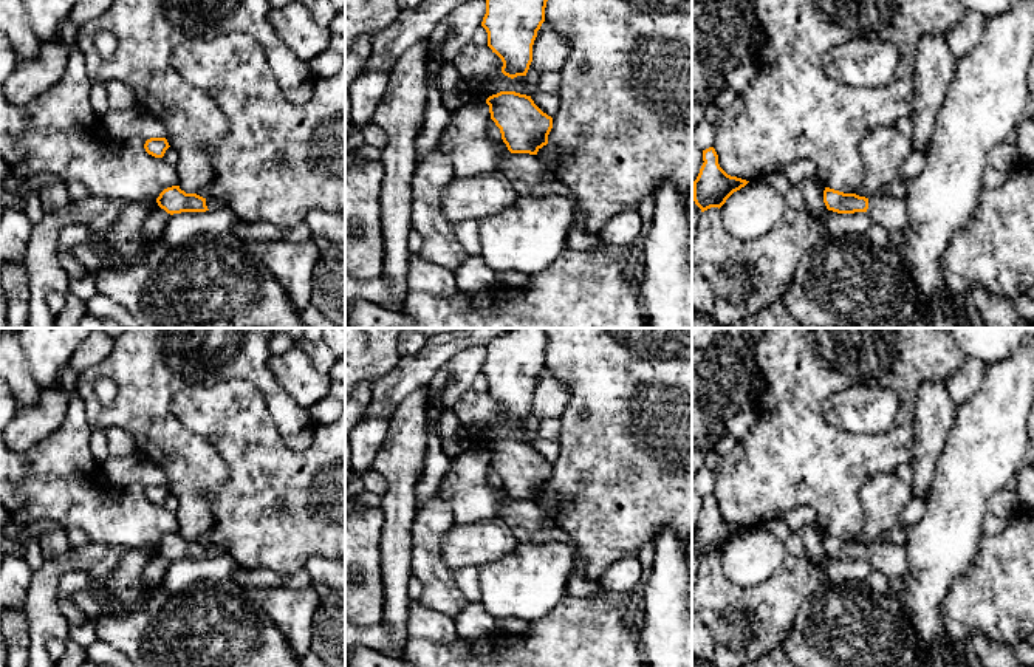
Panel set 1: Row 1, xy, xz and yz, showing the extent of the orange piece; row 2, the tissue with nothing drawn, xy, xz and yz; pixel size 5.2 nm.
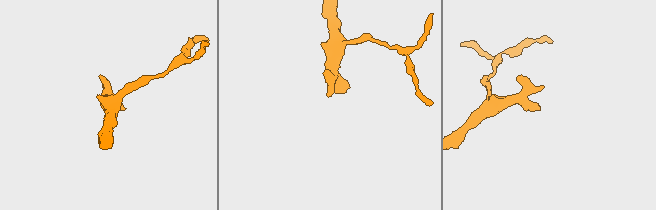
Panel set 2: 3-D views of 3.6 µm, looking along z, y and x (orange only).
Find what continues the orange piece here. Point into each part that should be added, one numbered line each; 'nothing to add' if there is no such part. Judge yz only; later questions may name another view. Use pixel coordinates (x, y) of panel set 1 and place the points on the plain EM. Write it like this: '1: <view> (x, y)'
1: yz (889, 559)

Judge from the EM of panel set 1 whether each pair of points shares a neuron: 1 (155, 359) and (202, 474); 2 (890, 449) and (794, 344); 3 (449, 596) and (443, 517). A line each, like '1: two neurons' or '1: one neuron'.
1: one neuron
2: one neuron
3: one neuron

